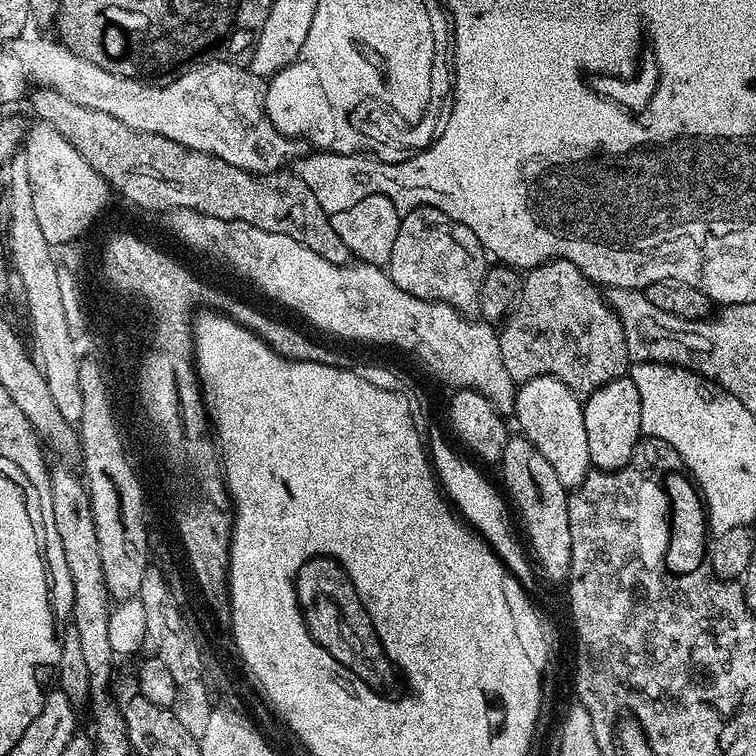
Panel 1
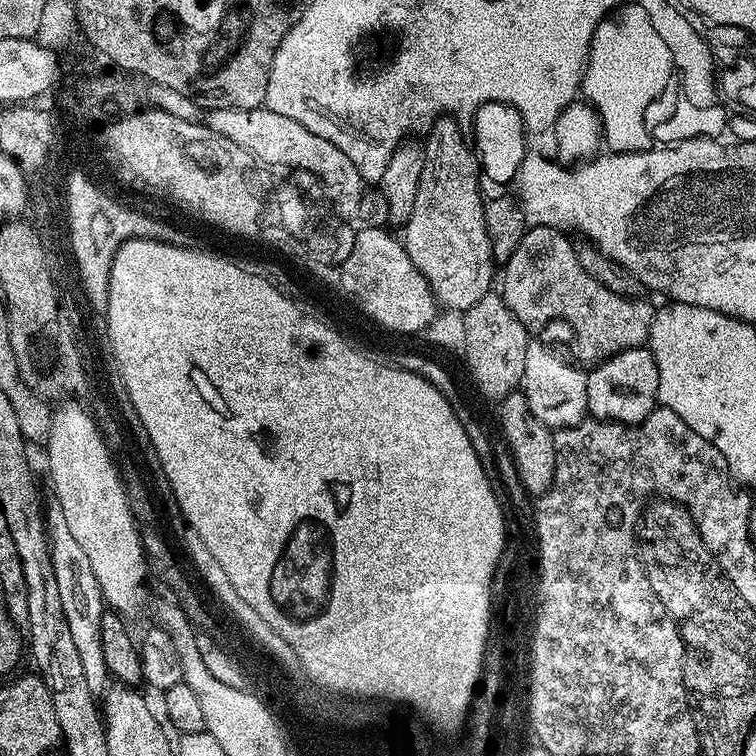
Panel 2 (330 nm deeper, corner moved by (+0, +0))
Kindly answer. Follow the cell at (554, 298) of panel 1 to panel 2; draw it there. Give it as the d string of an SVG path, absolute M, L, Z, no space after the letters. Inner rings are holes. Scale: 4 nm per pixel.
M541 224L529 227L503 265L502 295L518 322L533 326L565 320L576 339L575 359L584 366L595 366L622 350L647 345L653 305L648 305L647 299L619 296L606 290L606 286L598 286L598 282L582 270L573 241L564 236L567 235L559 228Z

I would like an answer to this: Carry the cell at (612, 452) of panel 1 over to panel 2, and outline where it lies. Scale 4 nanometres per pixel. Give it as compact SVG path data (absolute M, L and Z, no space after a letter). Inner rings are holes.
M627 348L595 365L587 373L588 412L597 420L635 425L658 407L658 366L651 348Z

